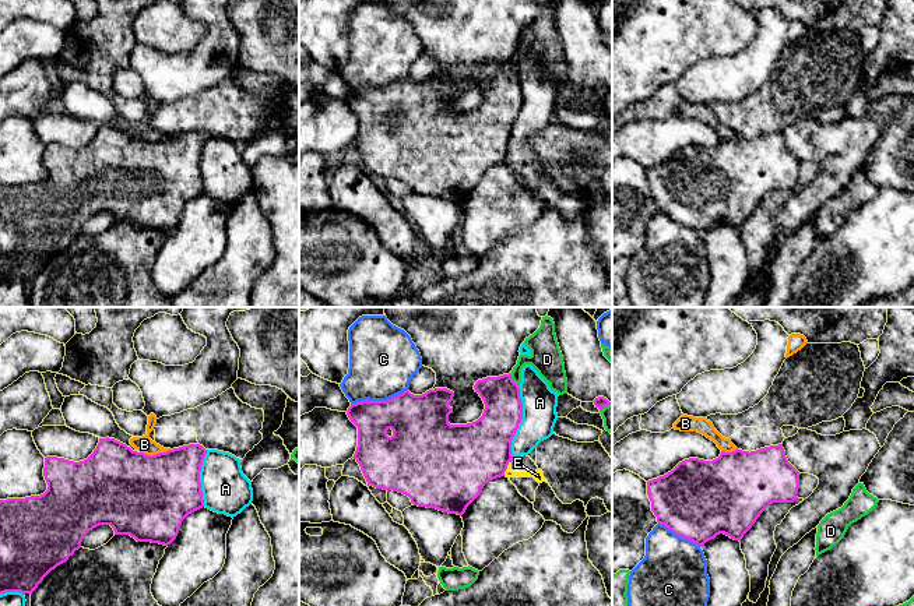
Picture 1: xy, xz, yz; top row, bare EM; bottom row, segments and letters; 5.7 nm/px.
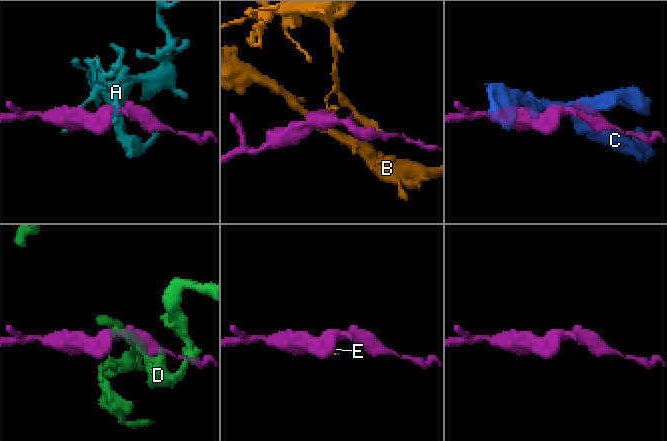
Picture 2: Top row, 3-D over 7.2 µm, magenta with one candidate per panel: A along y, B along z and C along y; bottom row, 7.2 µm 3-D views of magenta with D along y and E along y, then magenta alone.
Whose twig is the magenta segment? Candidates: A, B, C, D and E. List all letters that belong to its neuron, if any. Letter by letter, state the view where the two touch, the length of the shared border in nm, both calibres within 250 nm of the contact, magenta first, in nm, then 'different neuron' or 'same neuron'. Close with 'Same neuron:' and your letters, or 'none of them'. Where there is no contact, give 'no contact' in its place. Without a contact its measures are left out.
A: xz | 420 nm | 300/200 nm | different neuron
B: xy | 180 nm | 480/100 nm | same neuron
C: xz | 340 nm | 300/400 nm | different neuron
D: xz | 90 nm | 220/180 nm | different neuron
E: xz | 90 nm | 380/60 nm | different neuron
Same neuron: B

